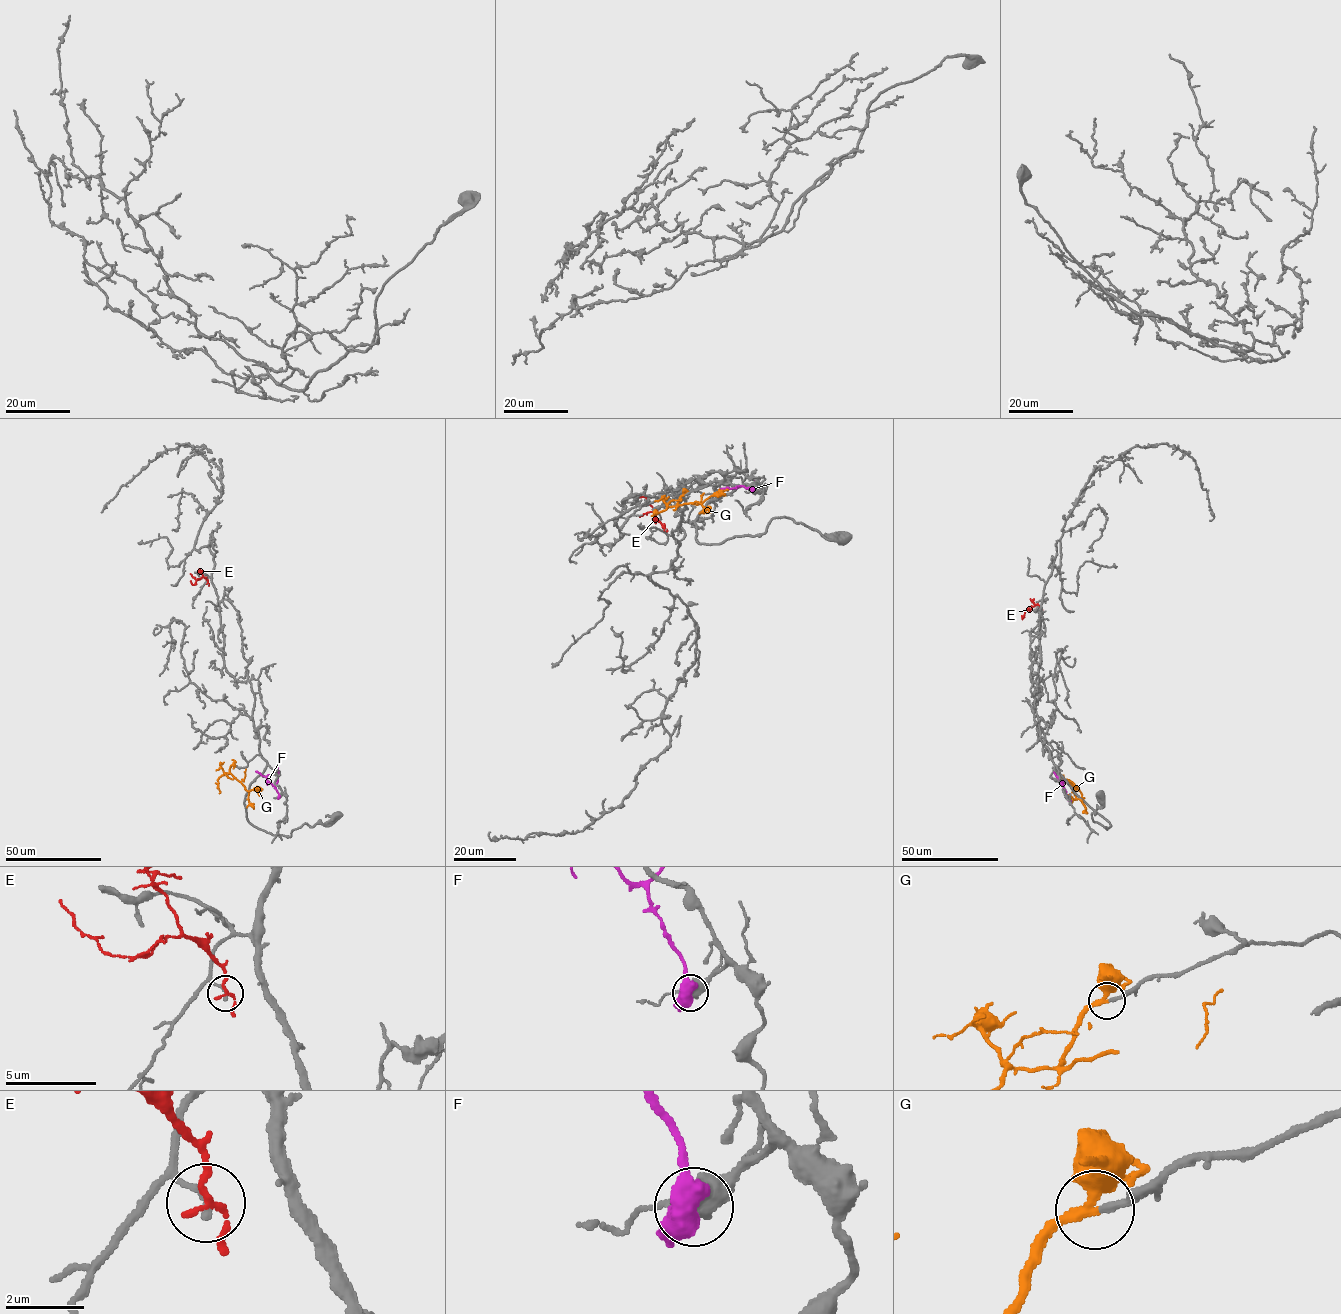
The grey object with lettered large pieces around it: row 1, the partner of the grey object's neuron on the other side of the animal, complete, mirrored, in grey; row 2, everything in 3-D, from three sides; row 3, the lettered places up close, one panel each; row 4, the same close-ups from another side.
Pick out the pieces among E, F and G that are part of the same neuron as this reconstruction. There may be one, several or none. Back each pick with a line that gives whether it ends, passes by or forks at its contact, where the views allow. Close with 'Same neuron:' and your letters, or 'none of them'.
G: it passes by
Same neuron: G

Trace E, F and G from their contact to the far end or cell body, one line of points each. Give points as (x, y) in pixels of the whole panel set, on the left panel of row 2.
E: (208, 583), (202, 577), (194, 585), (190, 581)
F: (279, 797), (275, 786), (255, 771)
G: (233, 765), (230, 773), (248, 792), (249, 804), (254, 808)

